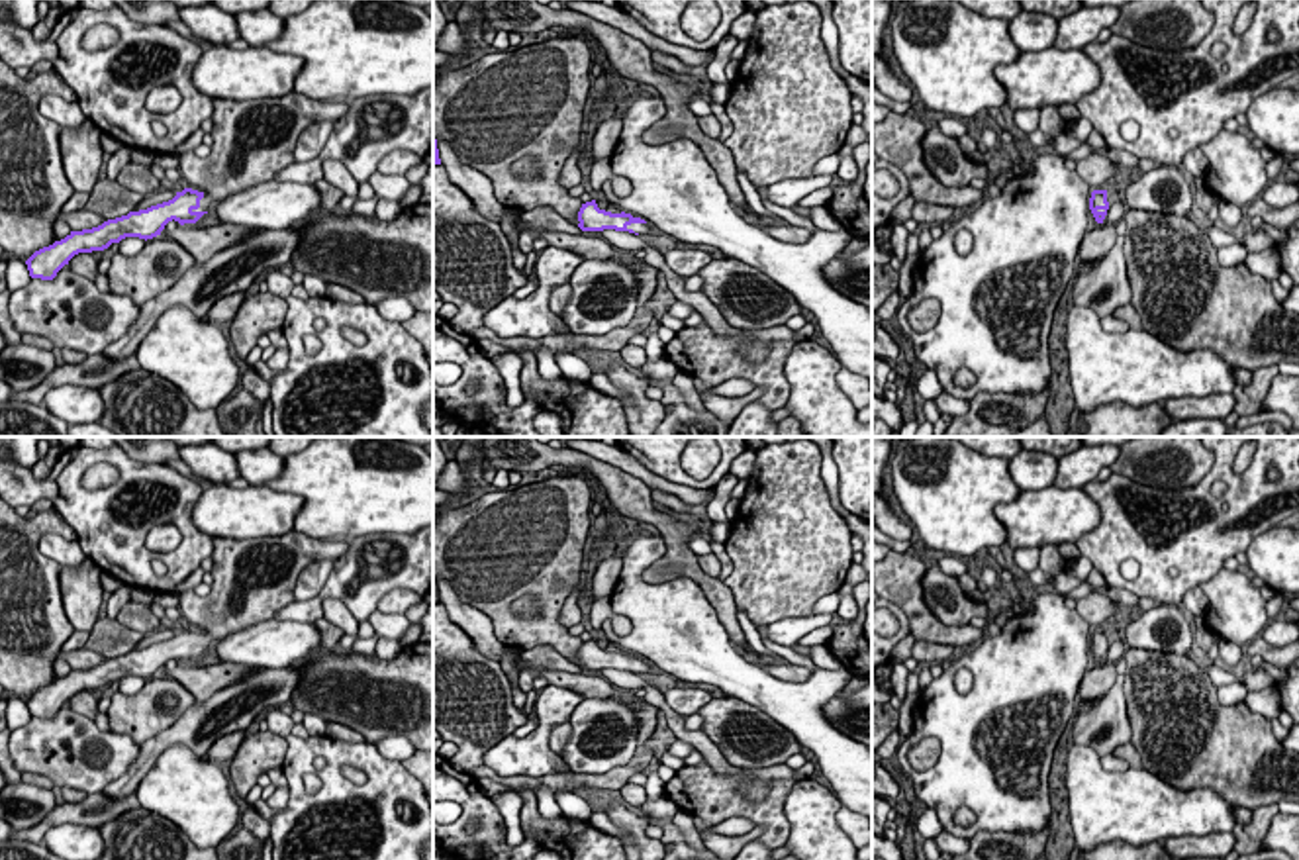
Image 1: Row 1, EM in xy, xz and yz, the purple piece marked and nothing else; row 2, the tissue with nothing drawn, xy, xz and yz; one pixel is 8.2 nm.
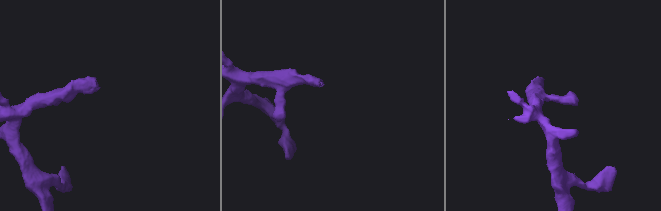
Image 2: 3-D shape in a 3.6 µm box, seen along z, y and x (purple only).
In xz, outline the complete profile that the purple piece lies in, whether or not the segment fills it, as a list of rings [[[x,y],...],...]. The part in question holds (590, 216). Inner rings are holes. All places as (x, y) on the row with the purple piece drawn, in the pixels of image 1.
[[[596,200],[582,204],[578,212],[578,227],[582,231],[603,231],[603,229],[615,229],[615,231],[629,231],[647,235],[650,233],[650,223],[647,223],[641,217],[633,217],[631,214],[611,214],[605,210],[600,210]]]

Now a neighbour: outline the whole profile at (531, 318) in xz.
[[[547,247],[537,257],[537,290],[527,298],[517,300],[513,296],[502,300],[494,310],[484,315],[484,327],[492,329],[498,337],[527,337],[539,339],[553,333],[568,331],[568,325],[549,308],[551,290],[564,282],[570,282],[574,268],[584,257]]]

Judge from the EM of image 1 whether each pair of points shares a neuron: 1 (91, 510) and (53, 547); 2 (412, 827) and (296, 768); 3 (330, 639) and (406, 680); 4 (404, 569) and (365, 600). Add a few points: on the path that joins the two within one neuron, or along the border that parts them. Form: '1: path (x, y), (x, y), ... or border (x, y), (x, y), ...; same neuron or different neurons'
1: border (75, 539), (87, 557); different neurons
2: path (384, 806), (377, 798), (343, 794), (326, 776); same neuron
3: border (322, 645), (336, 649); different neurons
4: path (394, 571), (375, 590); same neuron

